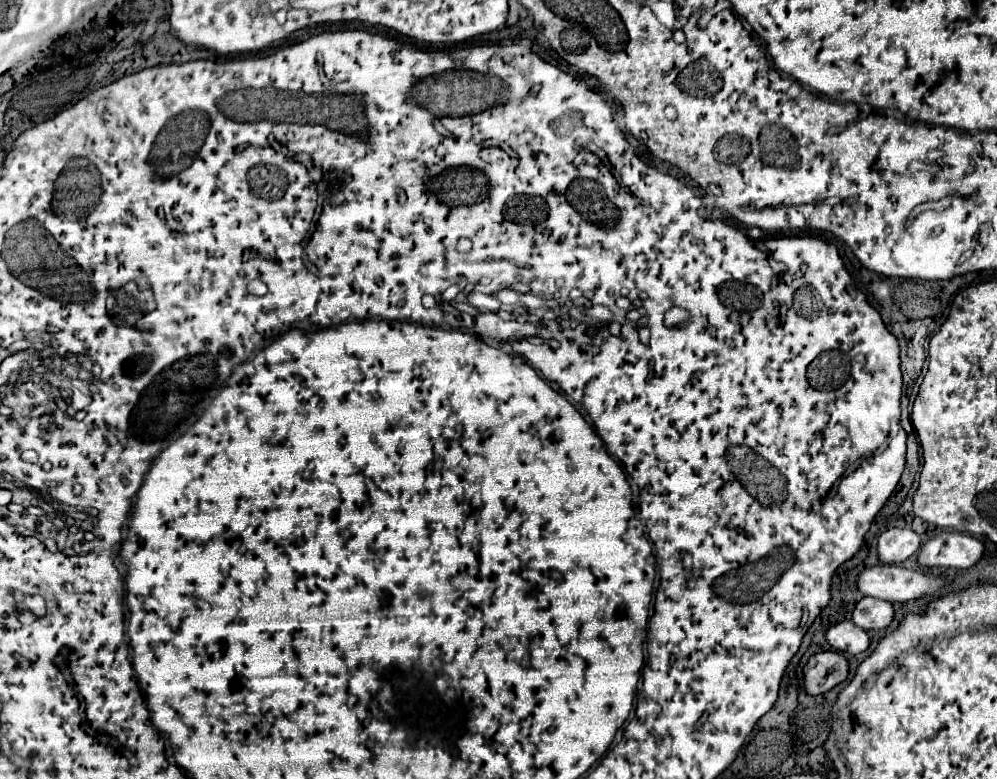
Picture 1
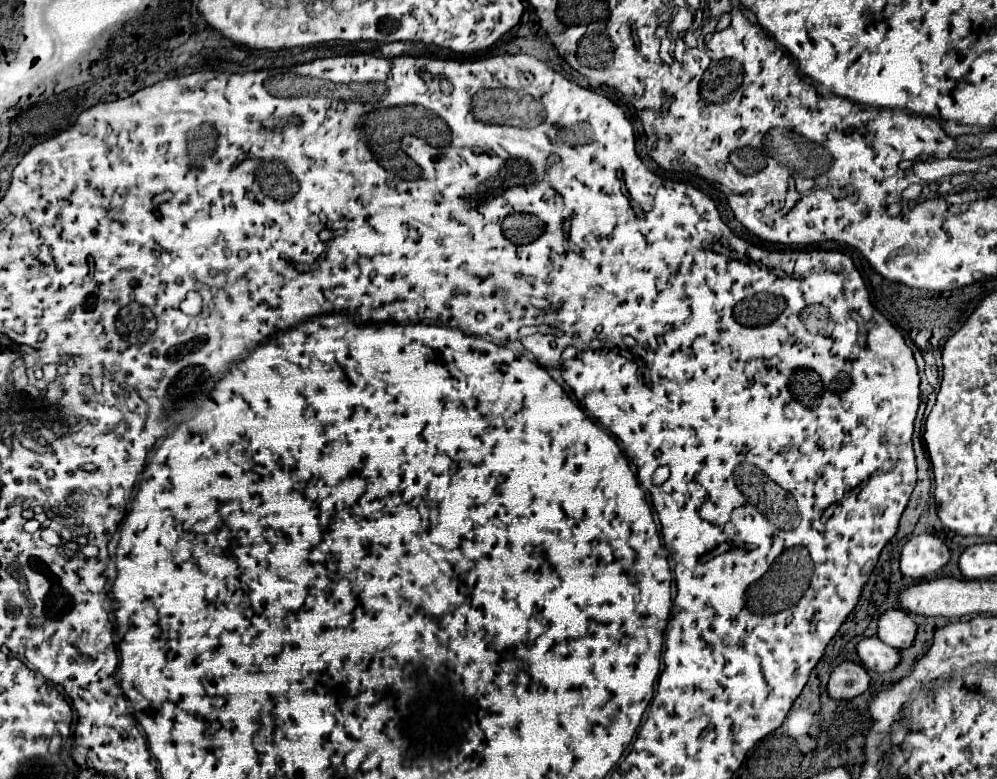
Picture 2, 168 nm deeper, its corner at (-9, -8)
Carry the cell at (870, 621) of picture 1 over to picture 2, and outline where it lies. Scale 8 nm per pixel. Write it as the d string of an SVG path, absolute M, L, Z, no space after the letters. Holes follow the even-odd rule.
M888 610L880 616L878 638L892 648L910 648L914 644L918 626L904 610Z

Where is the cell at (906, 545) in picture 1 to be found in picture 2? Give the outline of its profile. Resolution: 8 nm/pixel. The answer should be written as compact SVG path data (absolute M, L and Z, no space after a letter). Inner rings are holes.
M934 534L910 538L902 548L900 570L910 578L924 578L942 570L950 560L950 548Z

